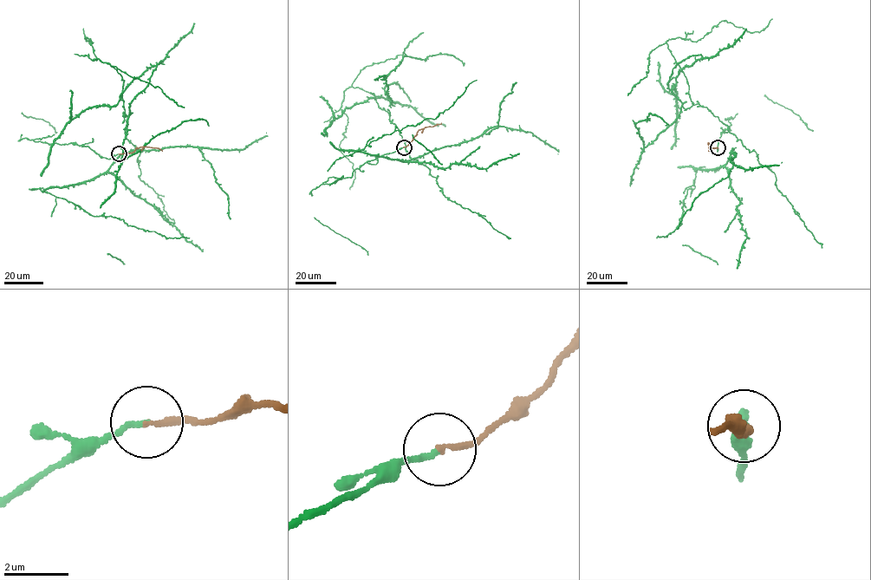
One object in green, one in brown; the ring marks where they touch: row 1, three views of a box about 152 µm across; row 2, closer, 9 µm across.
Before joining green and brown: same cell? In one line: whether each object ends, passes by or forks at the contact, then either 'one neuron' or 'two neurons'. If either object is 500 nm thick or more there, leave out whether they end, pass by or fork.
green ends there; brown ends there; one neuron

